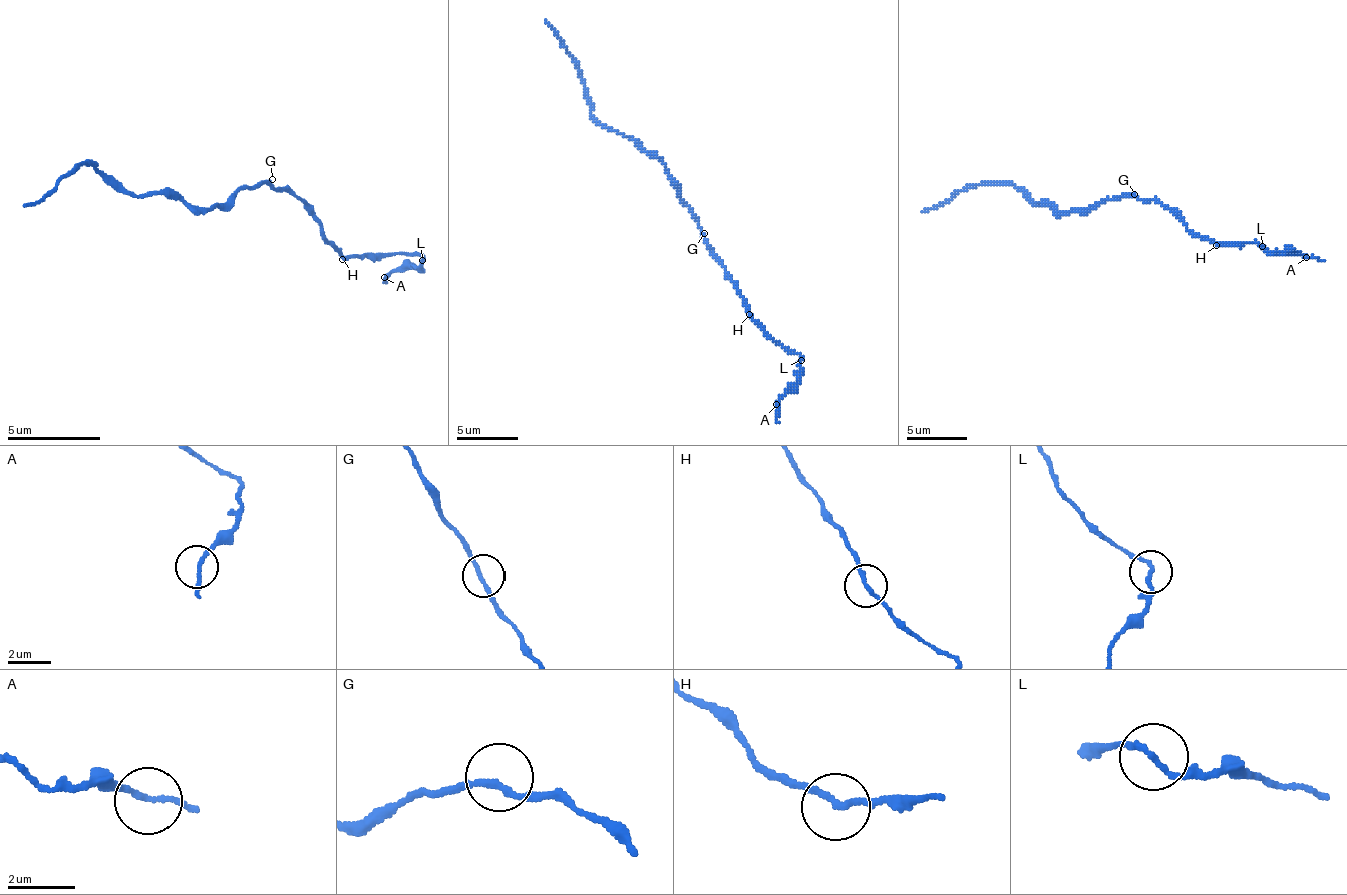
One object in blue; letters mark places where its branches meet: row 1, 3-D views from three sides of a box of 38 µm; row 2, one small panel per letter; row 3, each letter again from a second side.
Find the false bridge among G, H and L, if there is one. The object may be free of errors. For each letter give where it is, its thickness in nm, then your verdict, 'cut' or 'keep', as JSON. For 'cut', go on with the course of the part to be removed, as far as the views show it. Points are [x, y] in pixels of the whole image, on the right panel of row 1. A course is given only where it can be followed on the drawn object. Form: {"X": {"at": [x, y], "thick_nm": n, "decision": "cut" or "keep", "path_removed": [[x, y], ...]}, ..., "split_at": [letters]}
{"G": {"at": [1134, 194], "thick_nm": 180, "decision": "keep"}, "H": {"at": [1216, 245], "thick_nm": 180, "decision": "keep"}, "L": {"at": [1262, 246], "thick_nm": 180, "decision": "cut", "path_removed": [[1261, 245], [1324, 260]]}, "split_at": ["L"]}

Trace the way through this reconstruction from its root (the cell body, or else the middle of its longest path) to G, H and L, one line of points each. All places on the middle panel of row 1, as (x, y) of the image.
G: (695, 215), (695, 221), (704, 233)
H: (695, 215), (710, 254), (734, 281), (749, 314)
L: (695, 215), (710, 254), (734, 281), (746, 311), (776, 341), (794, 350), (800, 359)

